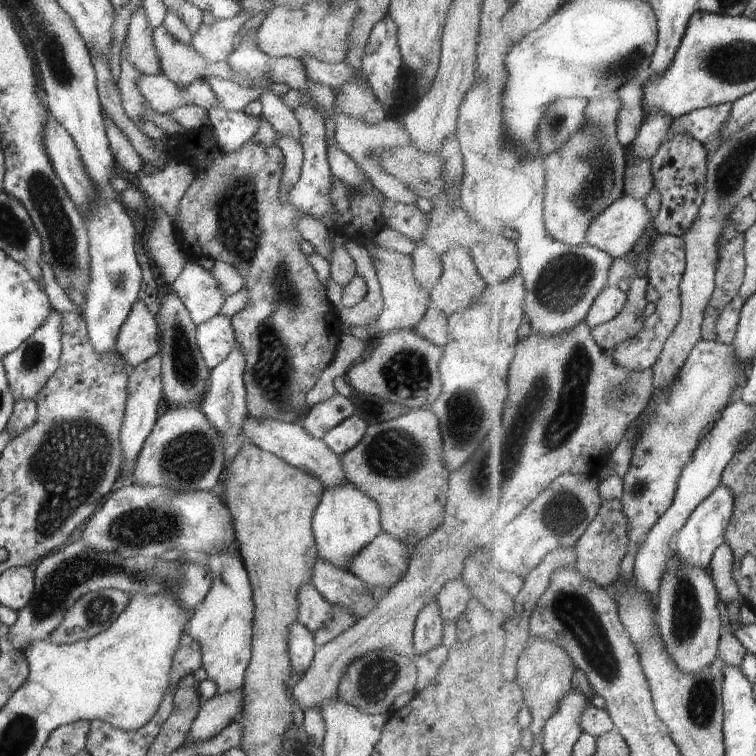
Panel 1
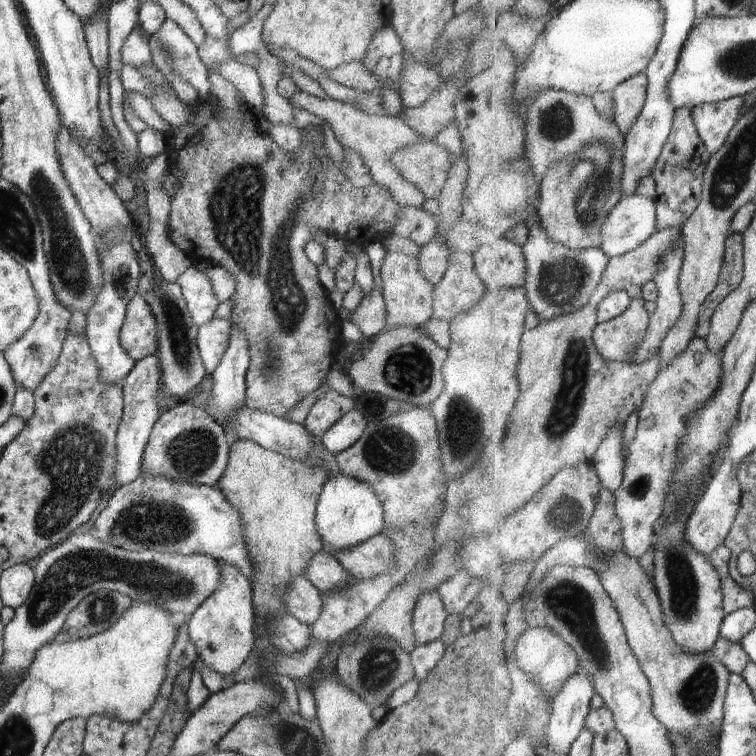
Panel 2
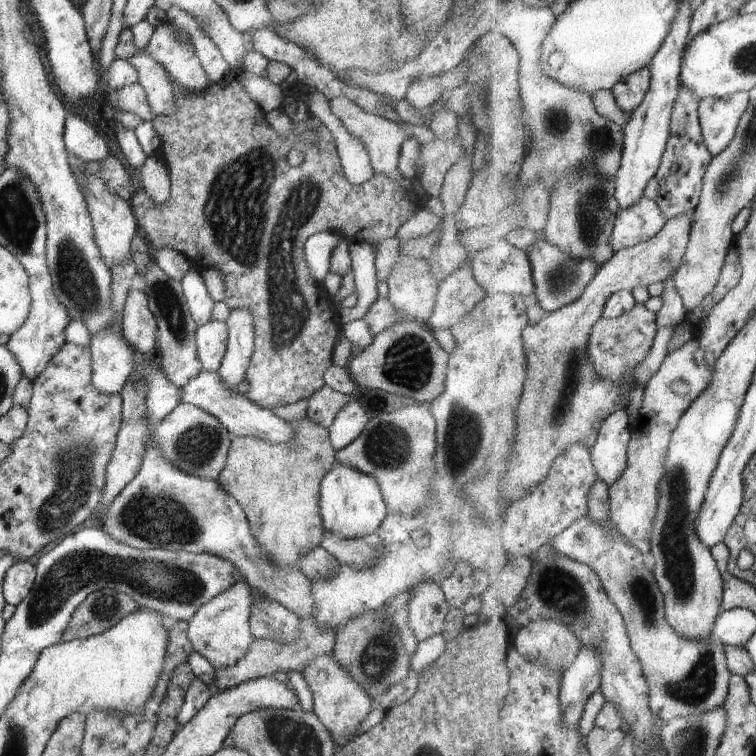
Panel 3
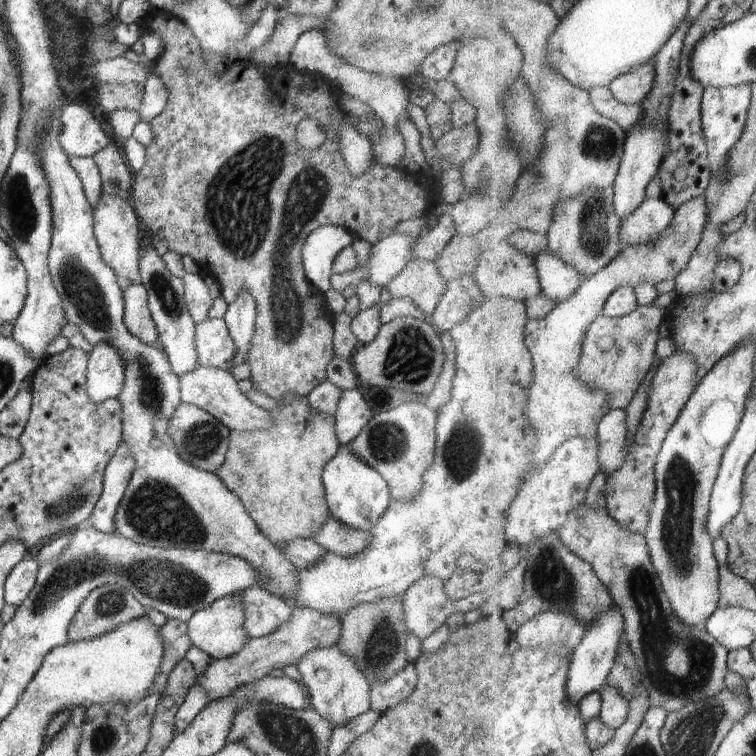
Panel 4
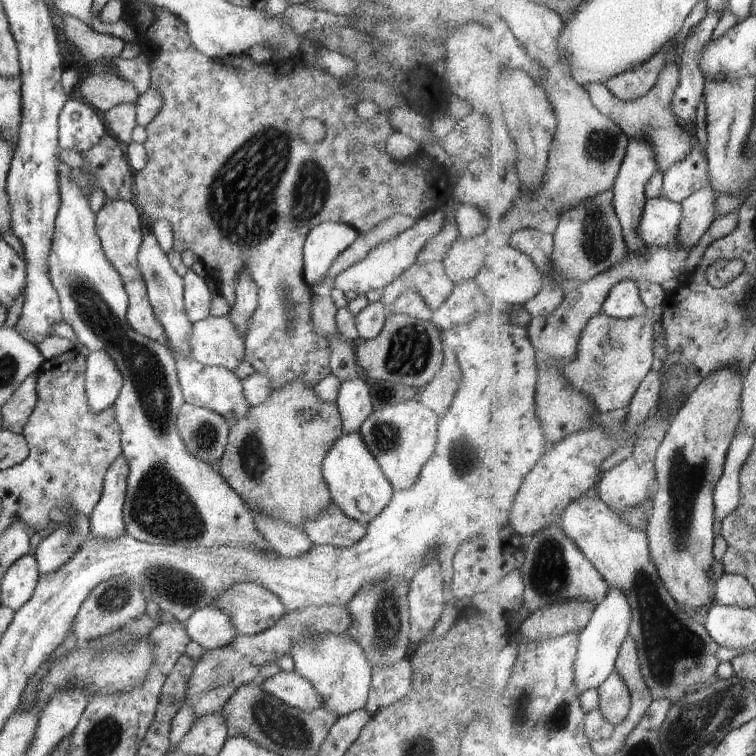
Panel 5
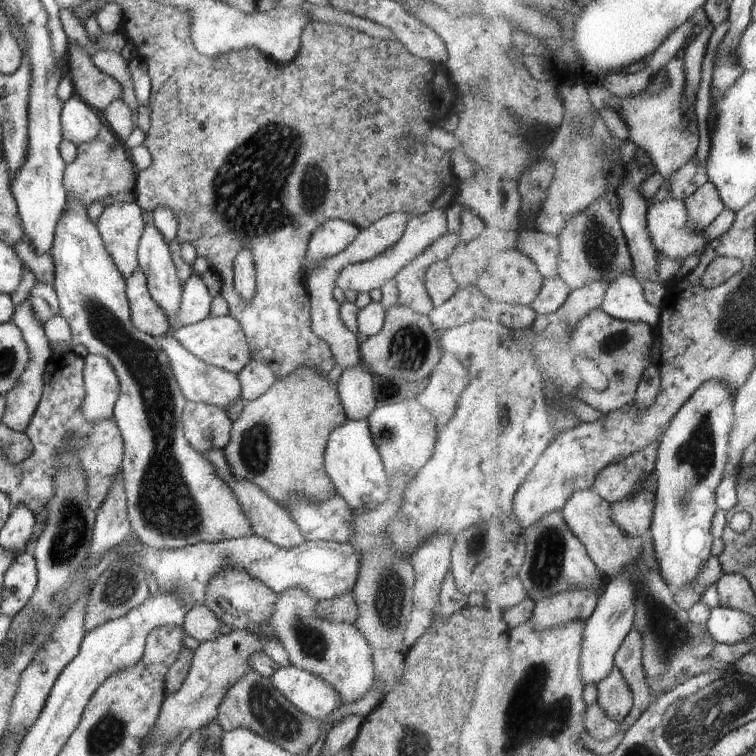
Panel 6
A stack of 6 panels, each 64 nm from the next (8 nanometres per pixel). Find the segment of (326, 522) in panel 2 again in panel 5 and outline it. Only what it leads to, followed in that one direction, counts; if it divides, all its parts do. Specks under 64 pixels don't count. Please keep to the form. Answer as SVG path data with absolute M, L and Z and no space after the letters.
M356 433L344 435L334 443L322 464L322 474L333 502L349 518L361 525L376 518L388 506L393 495L390 481L384 476L375 456Z

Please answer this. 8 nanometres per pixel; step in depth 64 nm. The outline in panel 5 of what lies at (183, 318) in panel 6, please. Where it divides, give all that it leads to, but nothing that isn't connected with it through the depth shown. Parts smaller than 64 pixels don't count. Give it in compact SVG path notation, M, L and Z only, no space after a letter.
M189 270L183 276L183 283L185 311L191 322L195 323L210 316L209 310L214 296L206 286L204 279Z

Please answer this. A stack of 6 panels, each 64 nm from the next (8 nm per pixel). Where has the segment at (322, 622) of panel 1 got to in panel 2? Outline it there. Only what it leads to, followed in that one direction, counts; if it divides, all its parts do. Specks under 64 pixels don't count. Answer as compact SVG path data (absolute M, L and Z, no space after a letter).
M304 575L293 579L281 597L288 613L302 624L314 627L323 611L323 598L321 592Z

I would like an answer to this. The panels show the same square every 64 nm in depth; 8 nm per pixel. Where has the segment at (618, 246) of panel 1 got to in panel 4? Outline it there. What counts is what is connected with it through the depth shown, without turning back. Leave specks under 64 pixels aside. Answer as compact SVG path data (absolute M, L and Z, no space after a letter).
M647 198L632 216L623 220L621 242L630 246L659 241L664 231L671 228L676 213L664 198Z

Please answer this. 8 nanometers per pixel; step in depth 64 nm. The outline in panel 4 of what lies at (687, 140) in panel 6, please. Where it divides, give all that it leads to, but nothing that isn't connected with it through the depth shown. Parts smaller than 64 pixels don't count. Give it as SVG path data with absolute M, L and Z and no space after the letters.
M594 87L591 90L591 97L595 101L596 108L604 116L616 120L627 132L643 117L643 102L640 105L620 102L610 87Z

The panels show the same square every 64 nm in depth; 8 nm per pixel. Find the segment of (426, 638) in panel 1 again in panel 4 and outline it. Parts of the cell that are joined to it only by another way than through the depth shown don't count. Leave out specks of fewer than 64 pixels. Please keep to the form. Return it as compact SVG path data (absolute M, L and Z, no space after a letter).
M435 576L419 578L402 597L407 630L421 640L438 630L461 607L447 597L443 580Z

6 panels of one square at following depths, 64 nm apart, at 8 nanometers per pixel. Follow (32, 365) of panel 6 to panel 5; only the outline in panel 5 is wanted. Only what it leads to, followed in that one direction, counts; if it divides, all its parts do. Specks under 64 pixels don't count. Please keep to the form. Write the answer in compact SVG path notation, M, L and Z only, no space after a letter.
M31 374L16 389L11 399L1 406L2 429L20 435L37 401L37 374Z

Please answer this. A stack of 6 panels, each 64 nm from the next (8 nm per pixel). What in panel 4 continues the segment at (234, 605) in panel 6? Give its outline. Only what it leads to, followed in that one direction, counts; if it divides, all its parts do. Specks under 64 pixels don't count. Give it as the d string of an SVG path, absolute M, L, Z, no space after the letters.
M258 586L241 592L244 628L249 638L265 637L291 620L292 607Z

